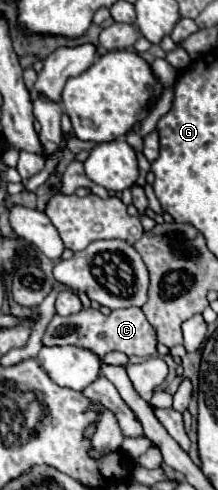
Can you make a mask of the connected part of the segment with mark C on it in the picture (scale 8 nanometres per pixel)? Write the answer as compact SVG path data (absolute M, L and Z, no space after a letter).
M140 307L116 309L108 315L94 309L82 309L80 313L68 317L54 315L46 327L42 345L74 345L80 349L88 349L98 357L104 357L112 351L156 351L156 335Z

